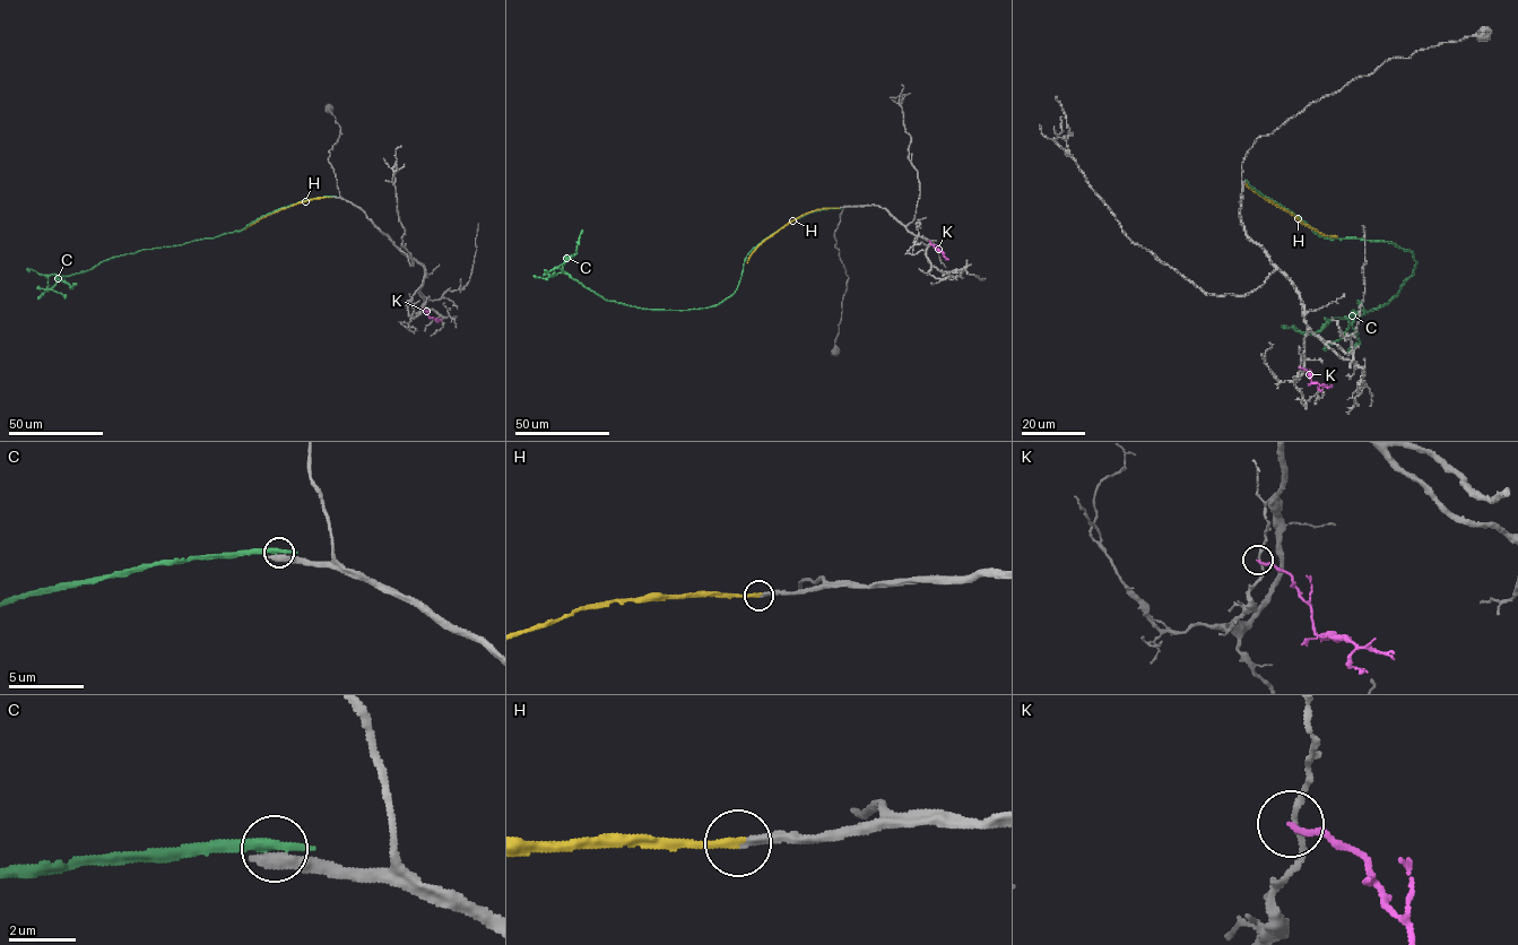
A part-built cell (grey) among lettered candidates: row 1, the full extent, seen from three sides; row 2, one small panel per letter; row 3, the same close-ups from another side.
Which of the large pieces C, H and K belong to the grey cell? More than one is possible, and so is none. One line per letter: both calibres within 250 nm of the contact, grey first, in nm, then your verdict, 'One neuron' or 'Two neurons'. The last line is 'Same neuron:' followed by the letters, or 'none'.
C: Thickness 420 nm (grey) against 480 nm. Two neurons
H: Thickness 280 nm (grey) against 280 nm. One neuron
K: Thickness 170 nm (grey) against 190 nm. Two neurons
Same neuron: H

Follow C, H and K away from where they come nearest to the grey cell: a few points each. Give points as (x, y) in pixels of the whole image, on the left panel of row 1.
C: (334, 196), (274, 210), (242, 231), (145, 249), (104, 260), (87, 270), (57, 277), (70, 288), (76, 284)
H: (332, 197), (300, 201), (241, 230)
K: (423, 308), (430, 318), (442, 320)

